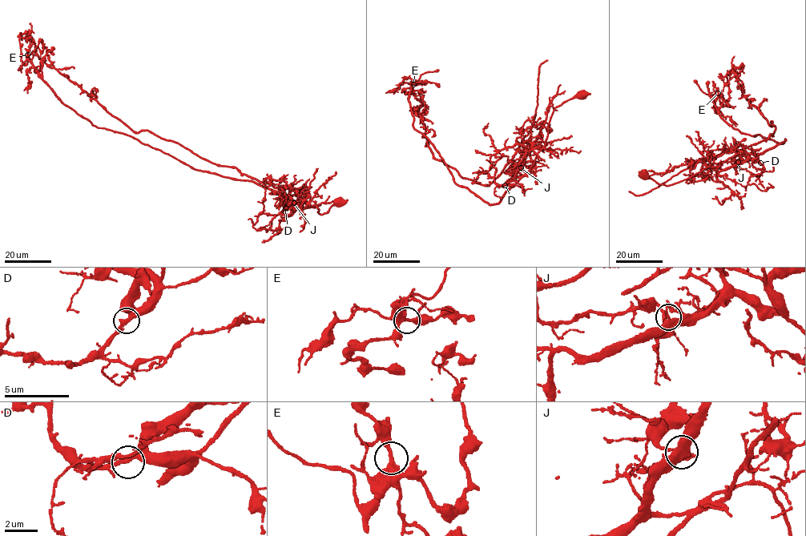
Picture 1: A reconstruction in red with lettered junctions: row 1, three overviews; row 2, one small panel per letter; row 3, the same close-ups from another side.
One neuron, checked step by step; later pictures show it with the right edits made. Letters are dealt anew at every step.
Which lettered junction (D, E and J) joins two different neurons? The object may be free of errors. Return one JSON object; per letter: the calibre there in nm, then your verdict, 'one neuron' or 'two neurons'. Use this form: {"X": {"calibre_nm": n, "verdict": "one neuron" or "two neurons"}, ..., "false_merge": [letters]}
{"D": {"calibre_nm": 320, "verdict": "one neuron"}, "E": {"calibre_nm": 360, "verdict": "one neuron"}, "J": {"calibre_nm": 240, "verdict": "two neurons"}, "false_merge": ["J"]}

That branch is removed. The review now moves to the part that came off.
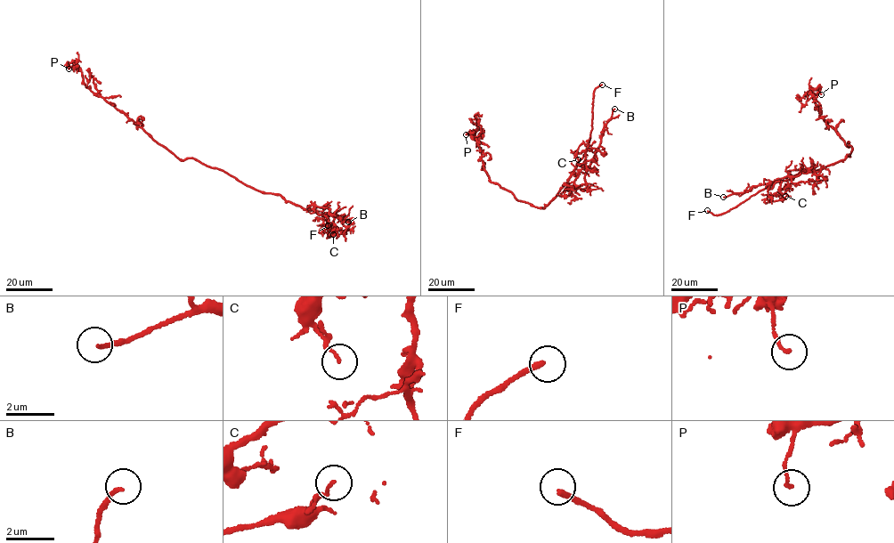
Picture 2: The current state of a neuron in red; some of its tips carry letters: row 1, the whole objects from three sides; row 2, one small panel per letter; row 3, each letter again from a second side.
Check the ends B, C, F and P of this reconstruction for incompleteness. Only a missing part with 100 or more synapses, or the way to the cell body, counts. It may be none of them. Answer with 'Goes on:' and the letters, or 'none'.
Goes on: F

